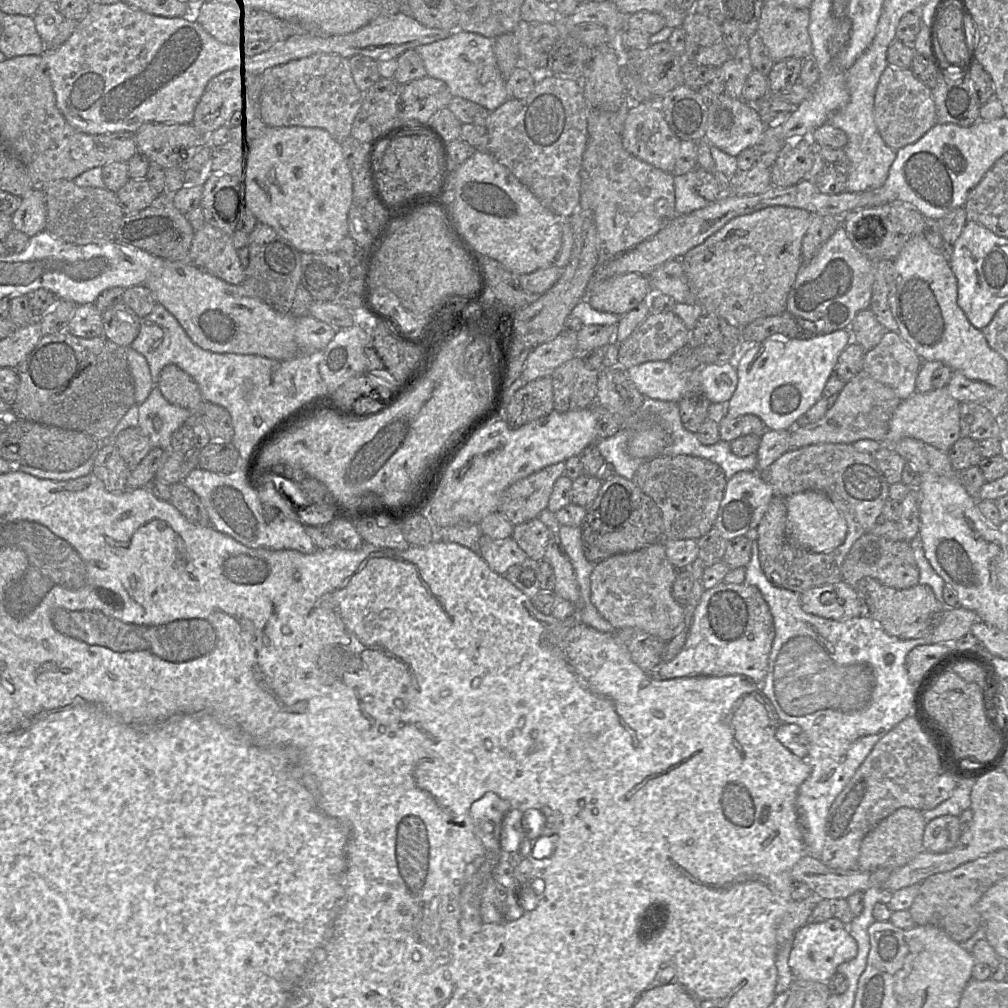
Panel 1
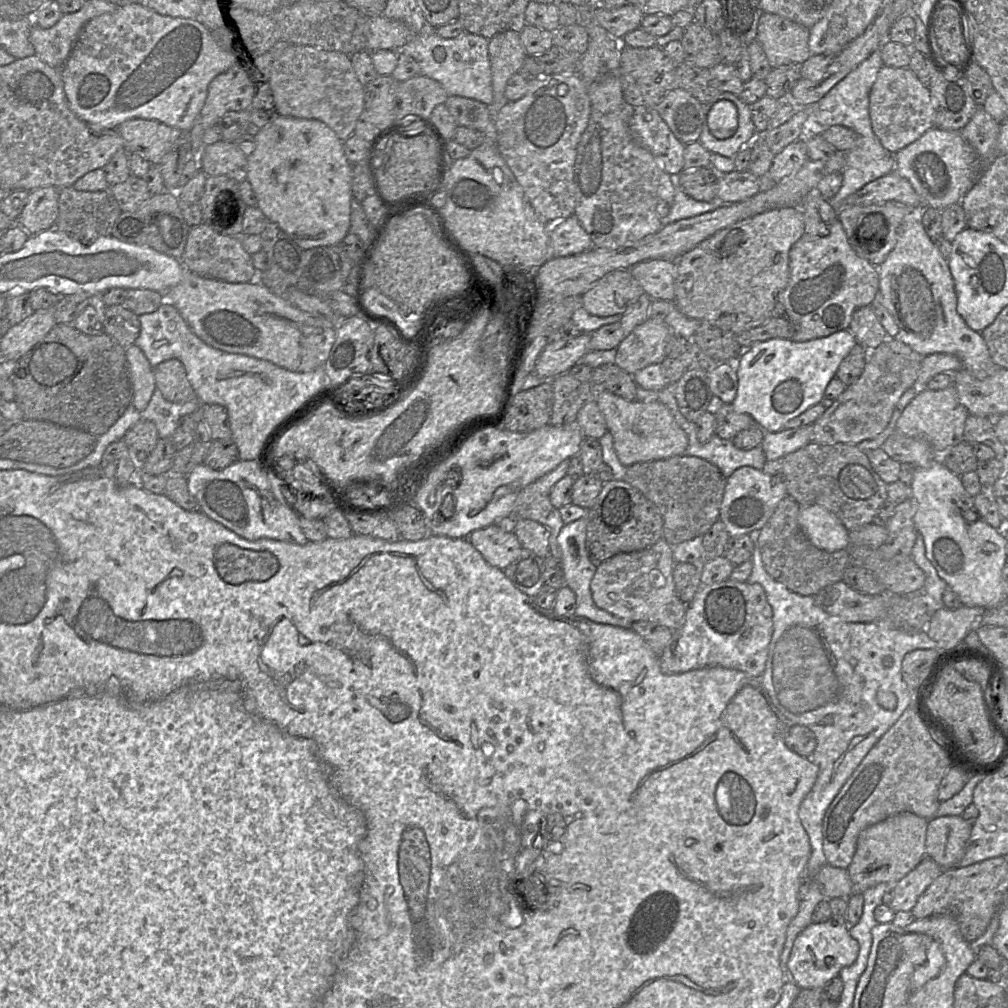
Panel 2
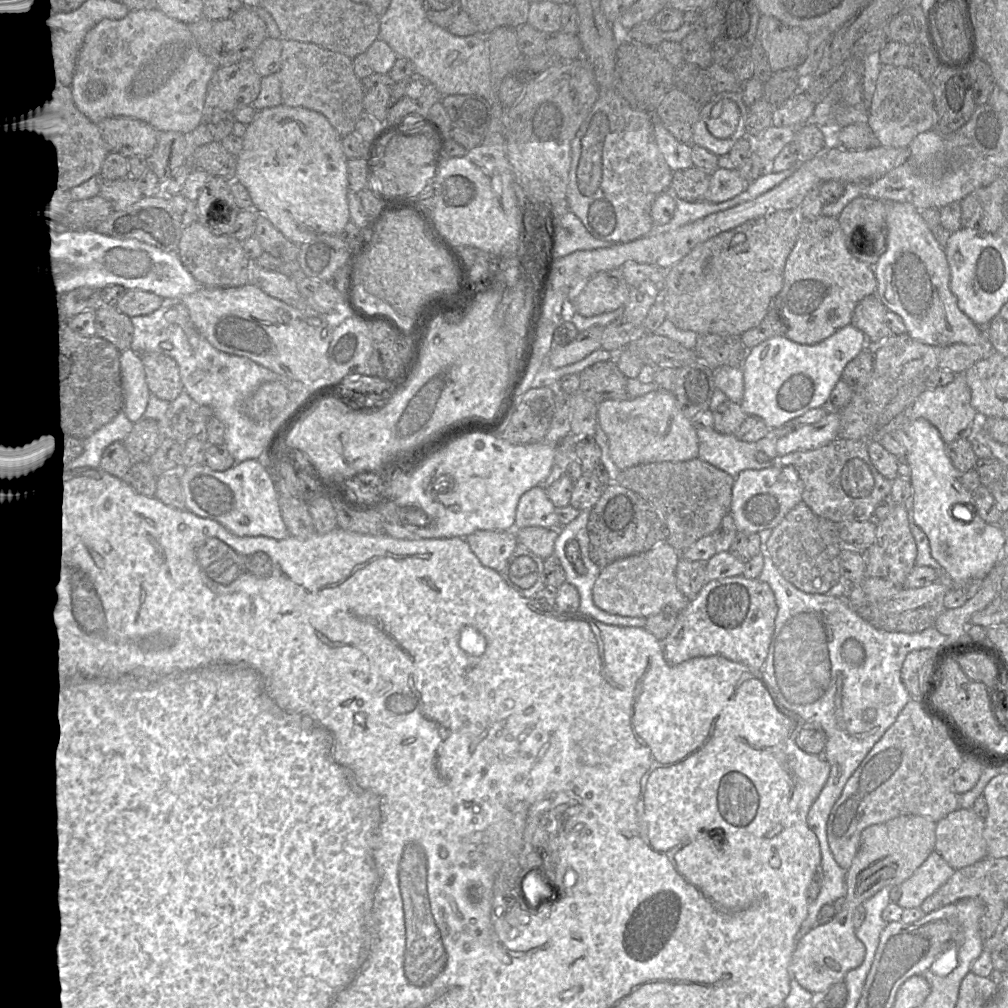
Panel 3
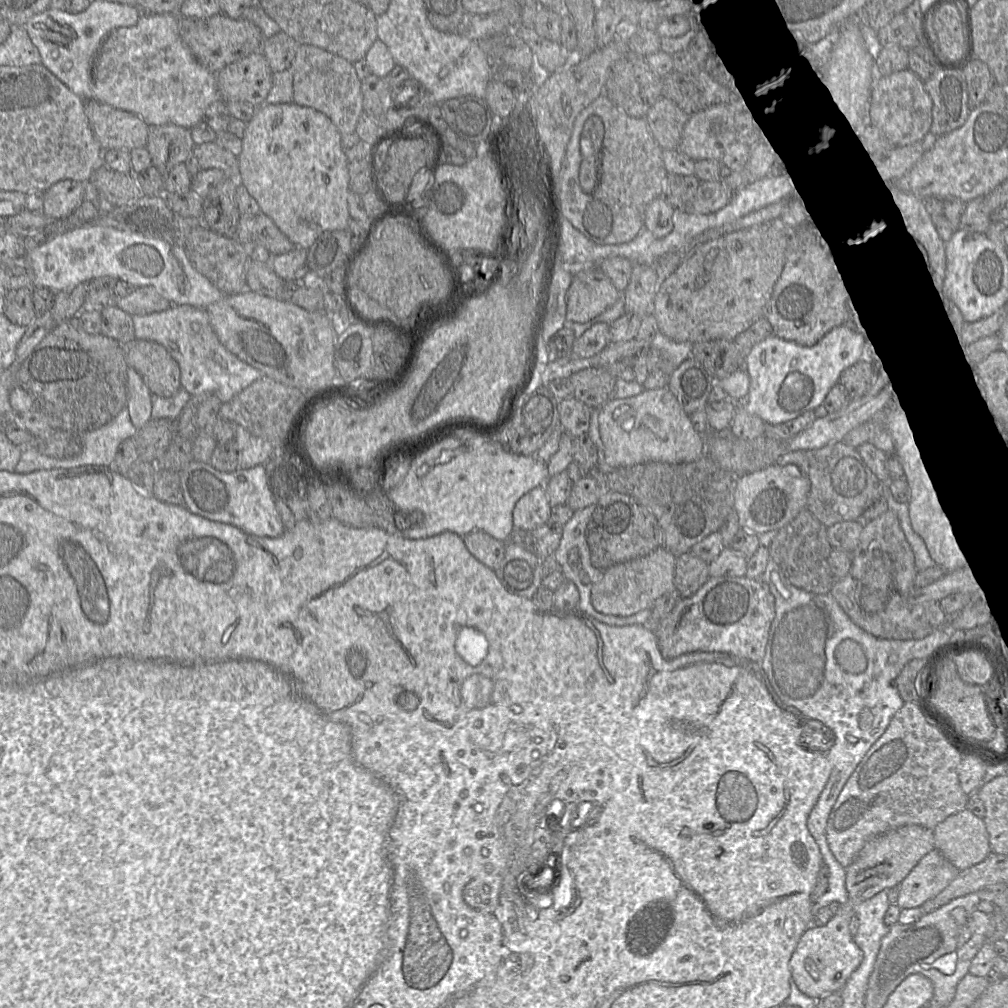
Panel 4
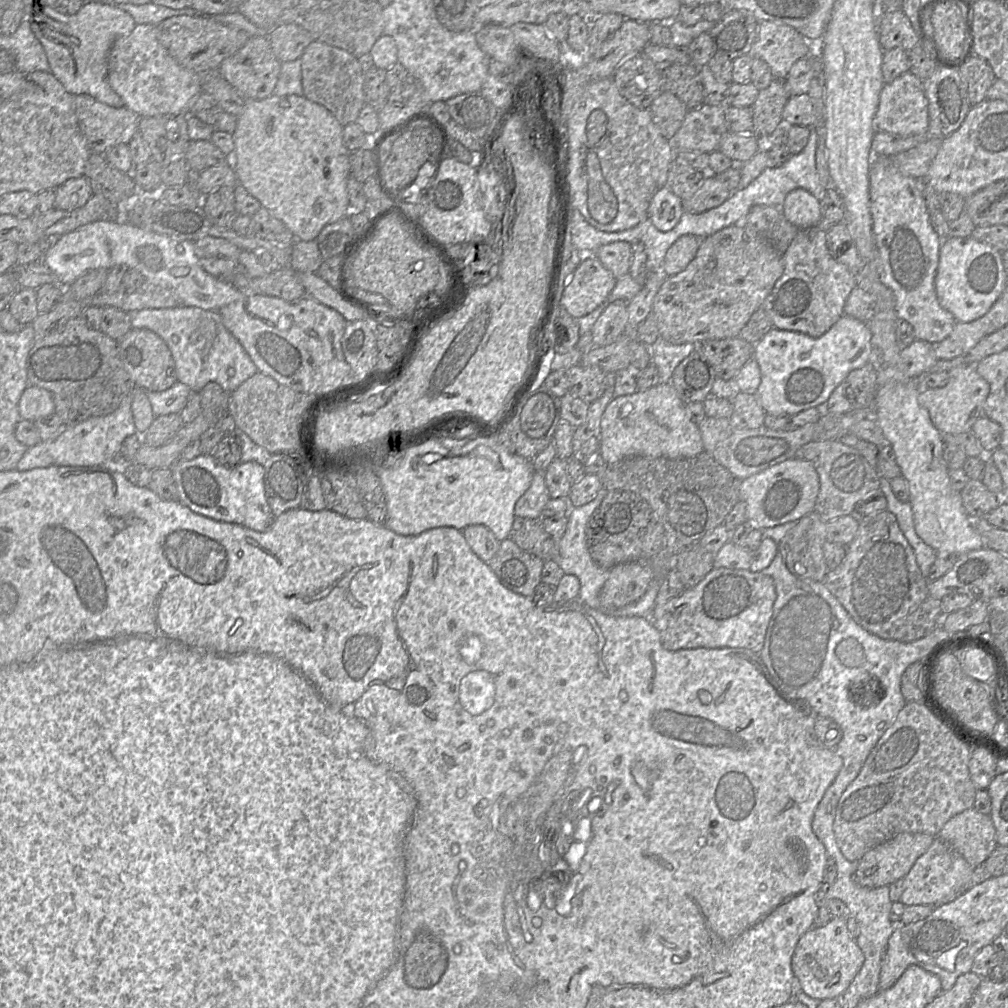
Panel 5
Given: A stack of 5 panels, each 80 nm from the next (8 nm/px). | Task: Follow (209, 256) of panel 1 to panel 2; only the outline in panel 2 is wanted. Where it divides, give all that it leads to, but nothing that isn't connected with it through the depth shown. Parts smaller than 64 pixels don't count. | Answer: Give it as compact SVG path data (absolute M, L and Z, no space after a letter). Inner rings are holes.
M204 222L190 228L181 262L186 270L201 277L229 283L255 281L258 275L251 255L244 249L239 236L221 234Z

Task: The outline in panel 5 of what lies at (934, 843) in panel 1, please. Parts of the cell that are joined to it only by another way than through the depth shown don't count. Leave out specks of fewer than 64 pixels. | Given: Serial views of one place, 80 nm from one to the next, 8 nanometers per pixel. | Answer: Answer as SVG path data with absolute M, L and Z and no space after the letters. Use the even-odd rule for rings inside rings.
M974 808L953 816L937 837L947 842L974 868L984 862L998 846L990 815Z

